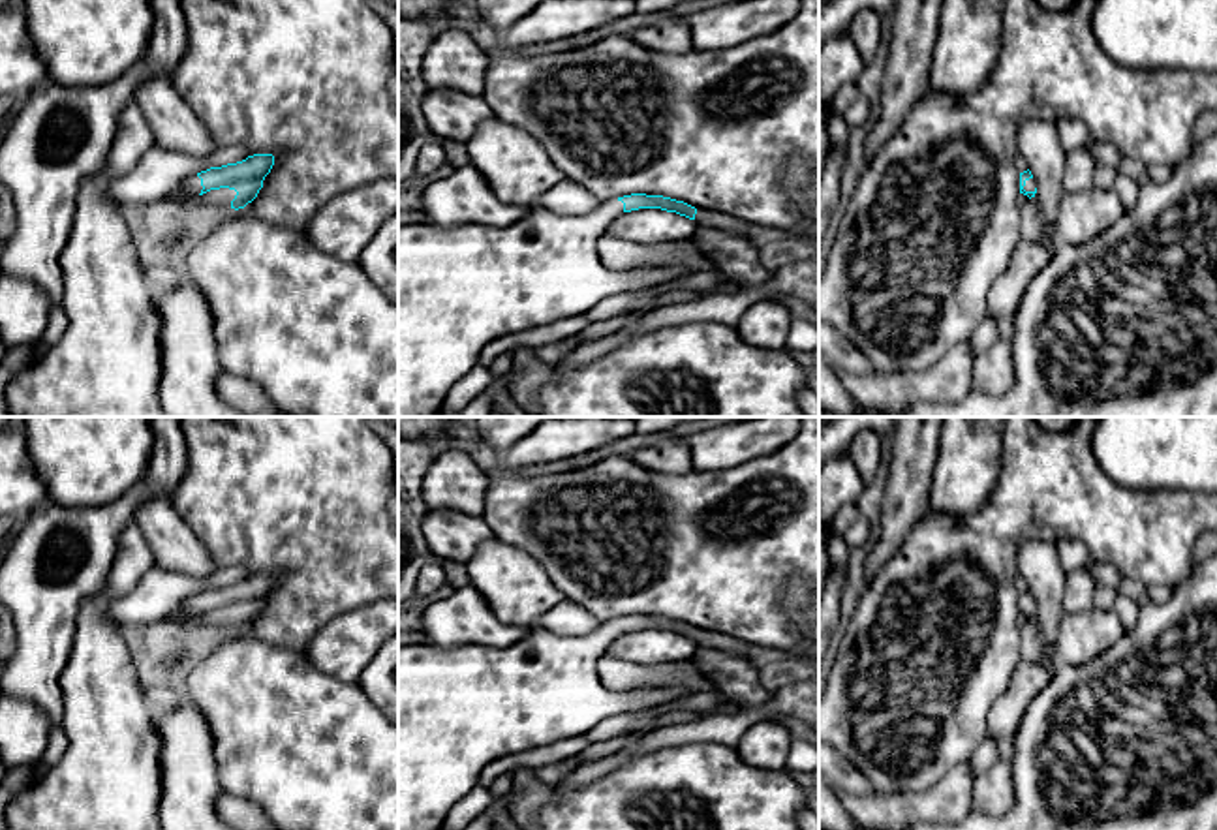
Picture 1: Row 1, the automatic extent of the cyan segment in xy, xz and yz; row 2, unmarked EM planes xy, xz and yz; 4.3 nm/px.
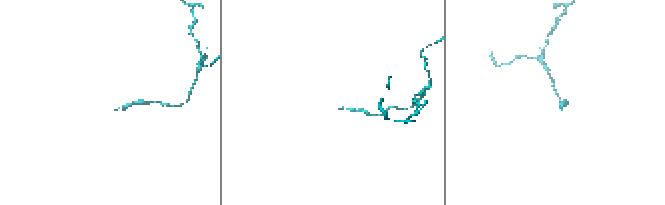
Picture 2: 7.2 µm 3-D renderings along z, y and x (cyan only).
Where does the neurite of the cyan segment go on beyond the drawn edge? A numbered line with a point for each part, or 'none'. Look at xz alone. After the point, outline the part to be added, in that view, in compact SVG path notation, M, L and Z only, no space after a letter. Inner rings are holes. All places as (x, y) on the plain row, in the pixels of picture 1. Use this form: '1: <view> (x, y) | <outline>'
1: xz (459, 708) | M608 620L601 623L593 633L586 637L562 637L550 631L530 631L518 642L507 648L485 648L477 644L466 644L456 648L439 648L432 642L413 642L398 648L398 830L441 830L449 809L477 783L481 770L507 755L550 745L565 738L577 738L588 732L592 727L618 714L639 712L654 706L676 706L686 700L687 695L680 695L667 687L610 691L607 689L597 672L597 661L607 653L616 637L624 633L624 623Z

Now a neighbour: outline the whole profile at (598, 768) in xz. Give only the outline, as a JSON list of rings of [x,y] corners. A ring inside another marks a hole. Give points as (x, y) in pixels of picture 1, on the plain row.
[[[616,751],[605,759],[593,761],[577,772],[569,774],[567,777],[560,779],[562,785],[582,785],[592,783],[612,770],[616,770],[620,764],[627,762],[631,755],[627,751]]]

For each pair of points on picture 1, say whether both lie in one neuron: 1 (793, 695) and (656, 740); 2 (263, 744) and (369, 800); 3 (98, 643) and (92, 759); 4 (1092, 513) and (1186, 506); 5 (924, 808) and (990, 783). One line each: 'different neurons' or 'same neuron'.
1: same neuron
2: same neuron
3: same neuron
4: same neuron
5: different neurons

